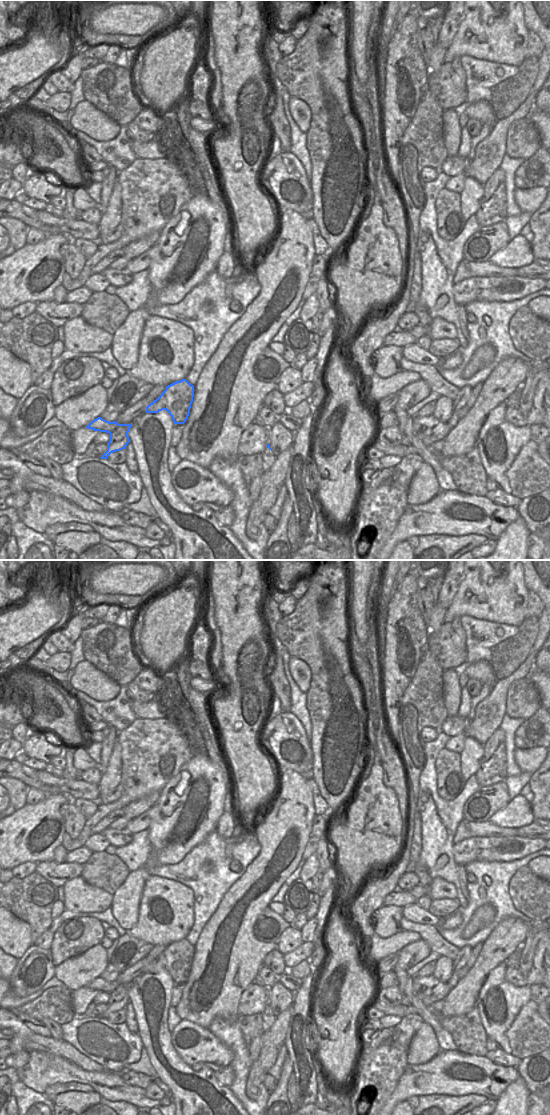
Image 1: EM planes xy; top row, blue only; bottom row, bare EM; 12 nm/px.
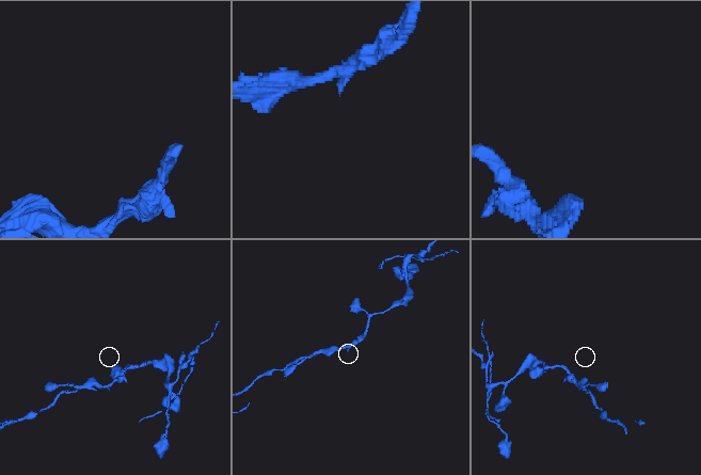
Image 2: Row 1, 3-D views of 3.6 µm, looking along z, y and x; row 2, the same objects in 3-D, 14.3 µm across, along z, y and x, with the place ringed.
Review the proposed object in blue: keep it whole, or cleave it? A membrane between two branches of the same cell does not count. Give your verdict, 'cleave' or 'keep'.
cleave

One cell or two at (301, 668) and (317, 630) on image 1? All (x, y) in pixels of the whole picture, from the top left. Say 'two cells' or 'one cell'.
two cells

